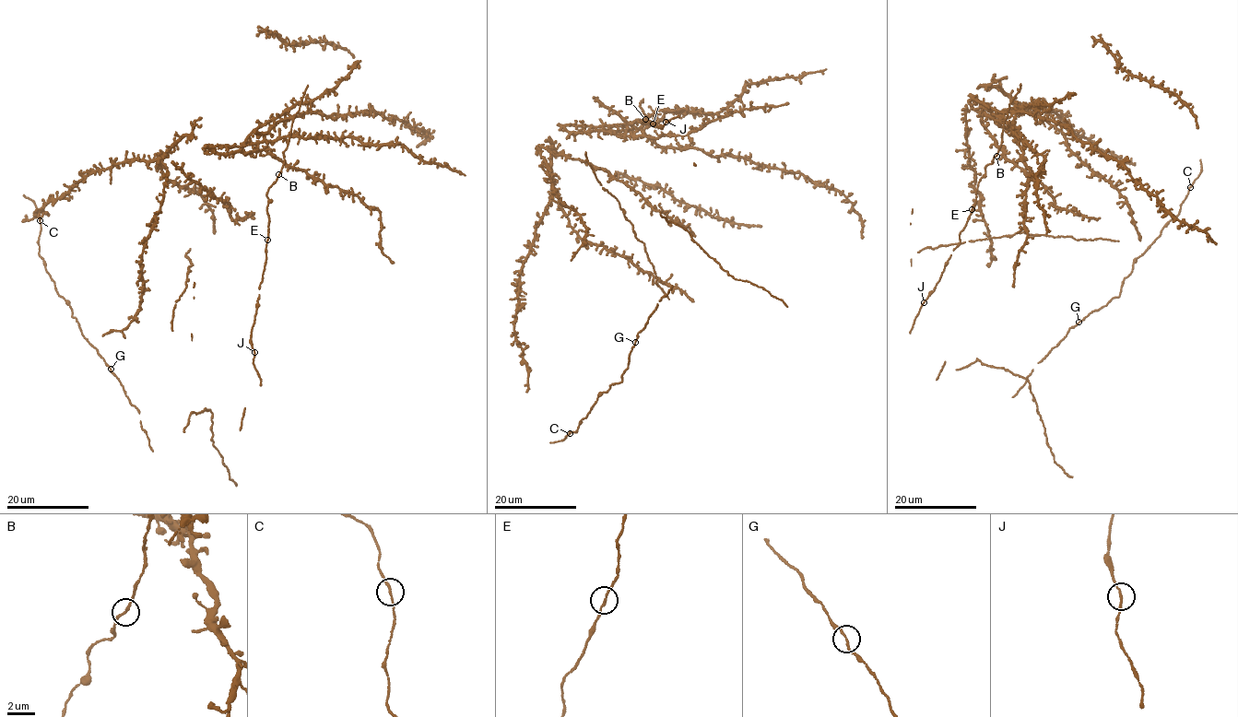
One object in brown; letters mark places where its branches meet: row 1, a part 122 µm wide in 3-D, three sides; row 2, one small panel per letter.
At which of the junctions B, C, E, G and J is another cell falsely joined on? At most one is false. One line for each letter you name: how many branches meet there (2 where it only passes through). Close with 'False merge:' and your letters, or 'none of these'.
False merge: none of these

